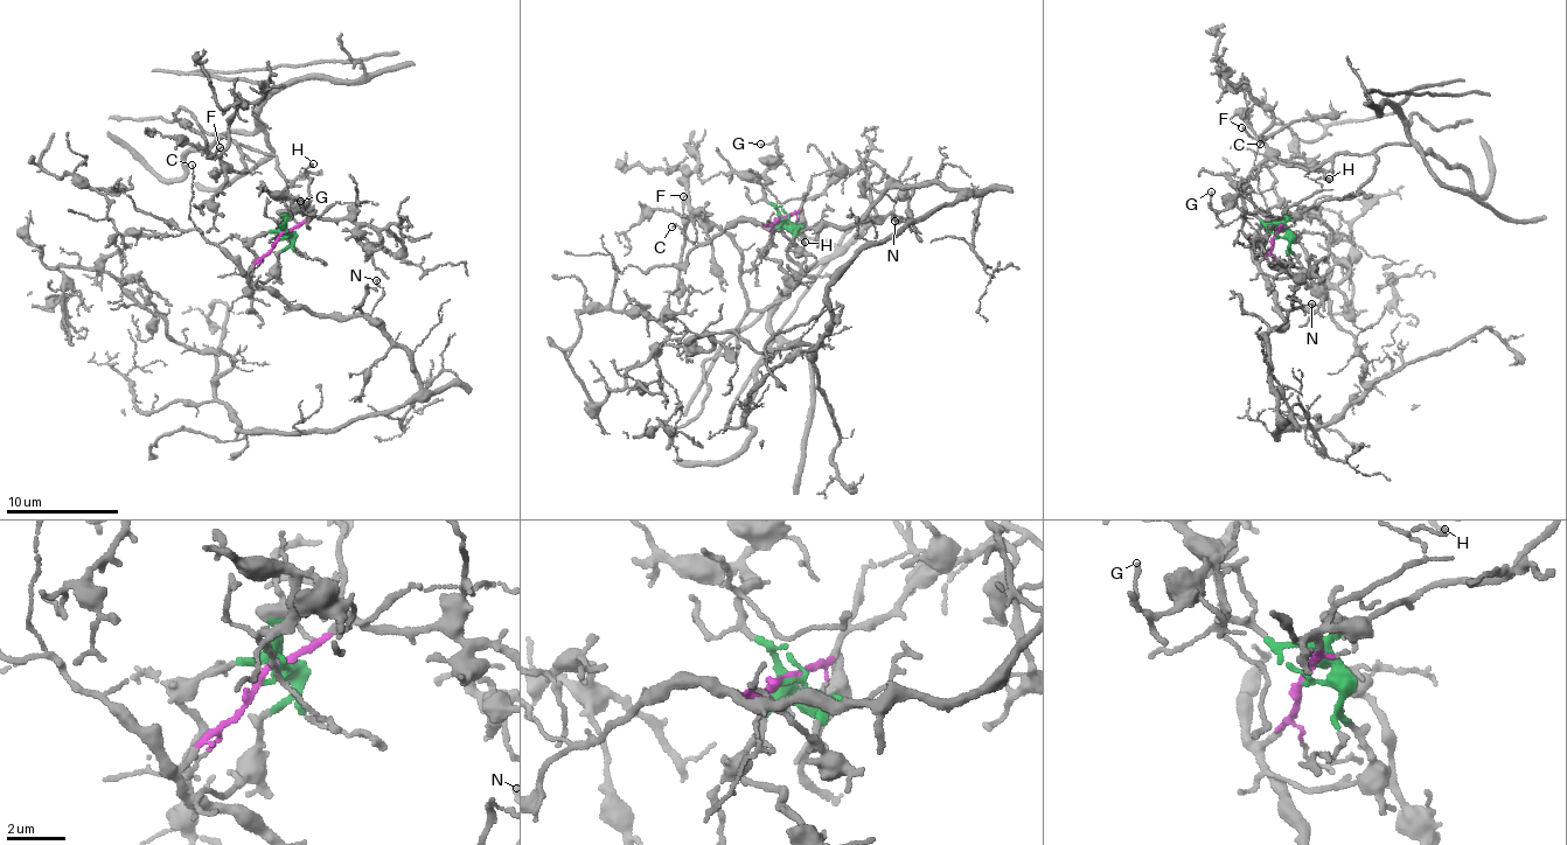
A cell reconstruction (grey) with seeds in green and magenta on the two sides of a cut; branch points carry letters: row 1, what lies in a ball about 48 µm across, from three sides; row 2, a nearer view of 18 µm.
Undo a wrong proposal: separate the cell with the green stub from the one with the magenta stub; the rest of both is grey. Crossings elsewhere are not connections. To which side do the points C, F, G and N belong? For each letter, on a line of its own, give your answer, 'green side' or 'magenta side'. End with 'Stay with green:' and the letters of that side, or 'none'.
C: magenta side
F: green side
G: green side
N: magenta side
Stay with green: F, G

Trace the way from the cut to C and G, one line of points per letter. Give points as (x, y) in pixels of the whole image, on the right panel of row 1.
C: (1275, 237), (1266, 255), (1253, 258), (1249, 249), (1265, 217), (1254, 172), (1254, 152), (1261, 144)
G: (1275, 237), (1256, 218), (1249, 216), (1240, 194), (1216, 210), (1212, 191)

